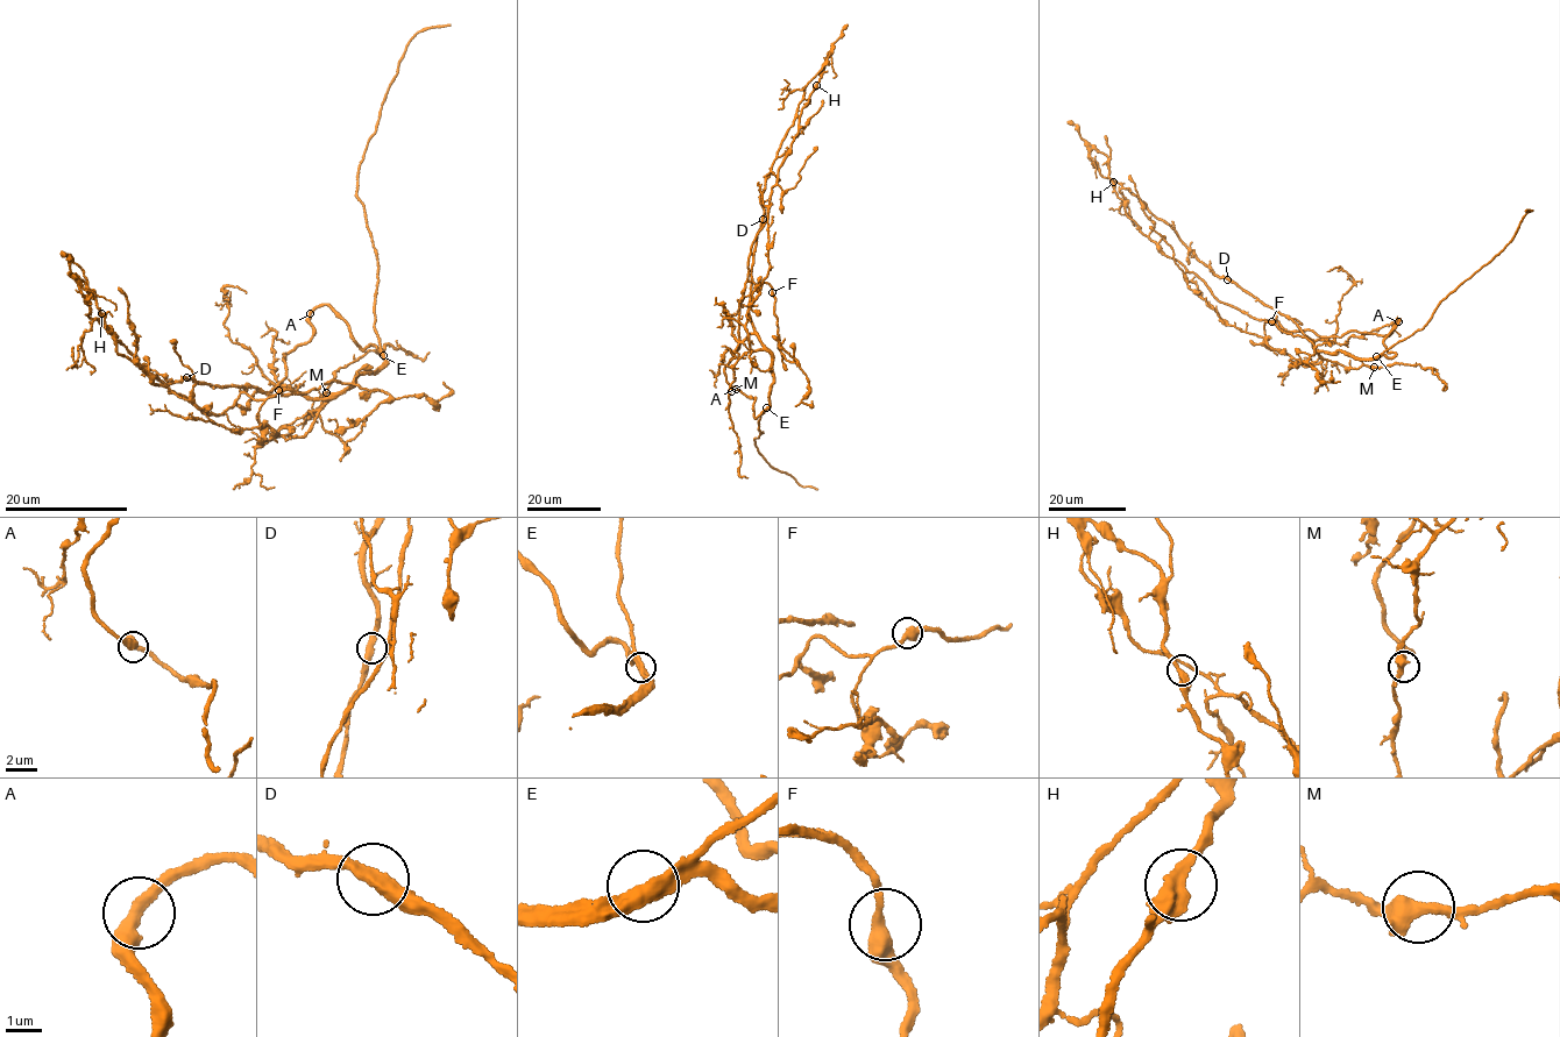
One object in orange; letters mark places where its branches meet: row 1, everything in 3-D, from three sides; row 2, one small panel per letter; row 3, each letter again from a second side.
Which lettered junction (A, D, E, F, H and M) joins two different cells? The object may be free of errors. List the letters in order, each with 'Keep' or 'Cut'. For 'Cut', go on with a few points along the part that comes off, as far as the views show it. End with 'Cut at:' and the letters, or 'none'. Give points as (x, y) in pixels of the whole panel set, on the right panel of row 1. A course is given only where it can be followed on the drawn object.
A: Keep
D: Keep
E: Keep
F: Keep
H: Keep
M: Keep
Cut at: none

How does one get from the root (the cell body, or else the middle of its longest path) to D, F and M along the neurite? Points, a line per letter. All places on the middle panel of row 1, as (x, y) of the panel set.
D: (752, 322), (749, 310), (751, 271), (763, 219)
F: (752, 322), (753, 332), (739, 342), (739, 300), (745, 283), (767, 283), (772, 292)
M: (752, 322), (763, 347), (747, 350), (738, 359), (731, 391)

